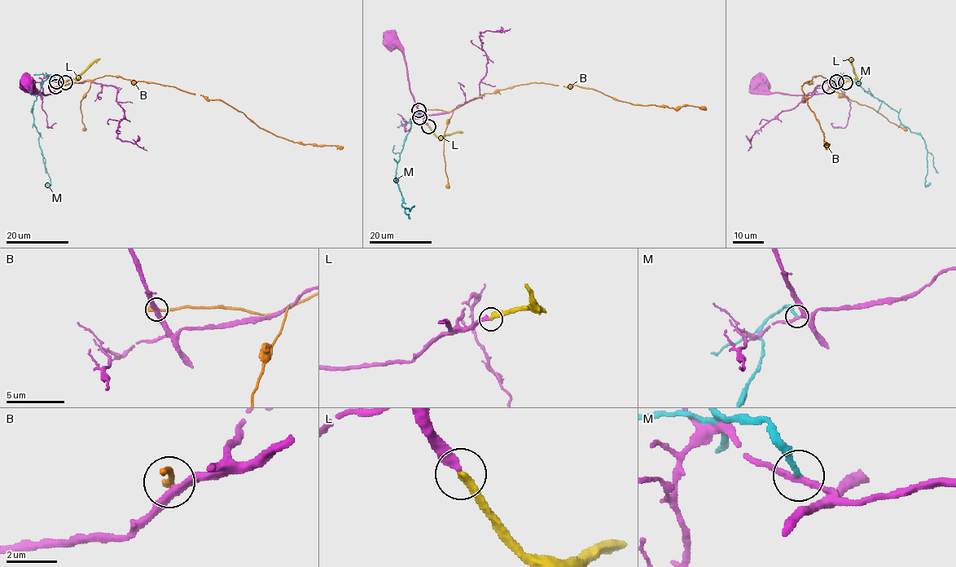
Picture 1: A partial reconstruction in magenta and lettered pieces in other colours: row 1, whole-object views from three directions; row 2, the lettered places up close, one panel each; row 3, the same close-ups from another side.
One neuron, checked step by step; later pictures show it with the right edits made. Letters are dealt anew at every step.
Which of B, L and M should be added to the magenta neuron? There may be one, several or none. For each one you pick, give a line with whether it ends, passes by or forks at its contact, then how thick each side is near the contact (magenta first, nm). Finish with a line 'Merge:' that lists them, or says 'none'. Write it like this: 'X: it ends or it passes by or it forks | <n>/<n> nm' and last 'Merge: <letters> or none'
L: it ends | 360/360 nm
Merge: L

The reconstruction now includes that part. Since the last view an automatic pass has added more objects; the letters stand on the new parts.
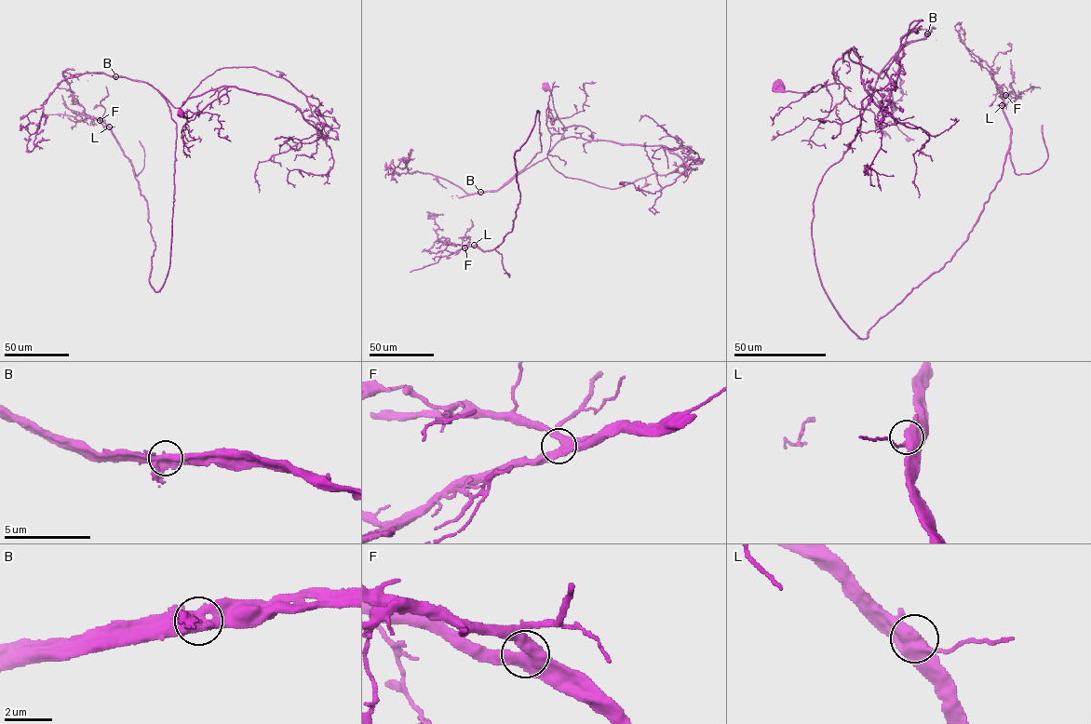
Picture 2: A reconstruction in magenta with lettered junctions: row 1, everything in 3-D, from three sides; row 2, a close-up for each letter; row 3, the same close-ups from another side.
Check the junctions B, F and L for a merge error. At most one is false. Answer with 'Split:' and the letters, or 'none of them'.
Split: B

